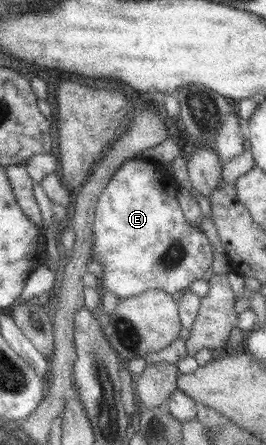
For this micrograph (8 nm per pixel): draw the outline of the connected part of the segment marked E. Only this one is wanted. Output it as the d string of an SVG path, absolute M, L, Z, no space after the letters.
M136 157L126 159L118 168L111 174L107 185L103 188L103 191L99 194L94 220L92 223L92 259L99 262L101 269L103 270L103 277L101 277L99 292L109 292L113 296L117 297L117 300L125 300L128 296L137 296L147 290L159 290L169 295L172 295L176 291L186 291L191 284L199 279L210 270L212 256L212 245L209 243L205 234L201 232L197 227L191 226L183 216L177 200L175 200L175 193L179 190L179 186L172 177L167 174L164 165L157 161L143 161L138 160Z

